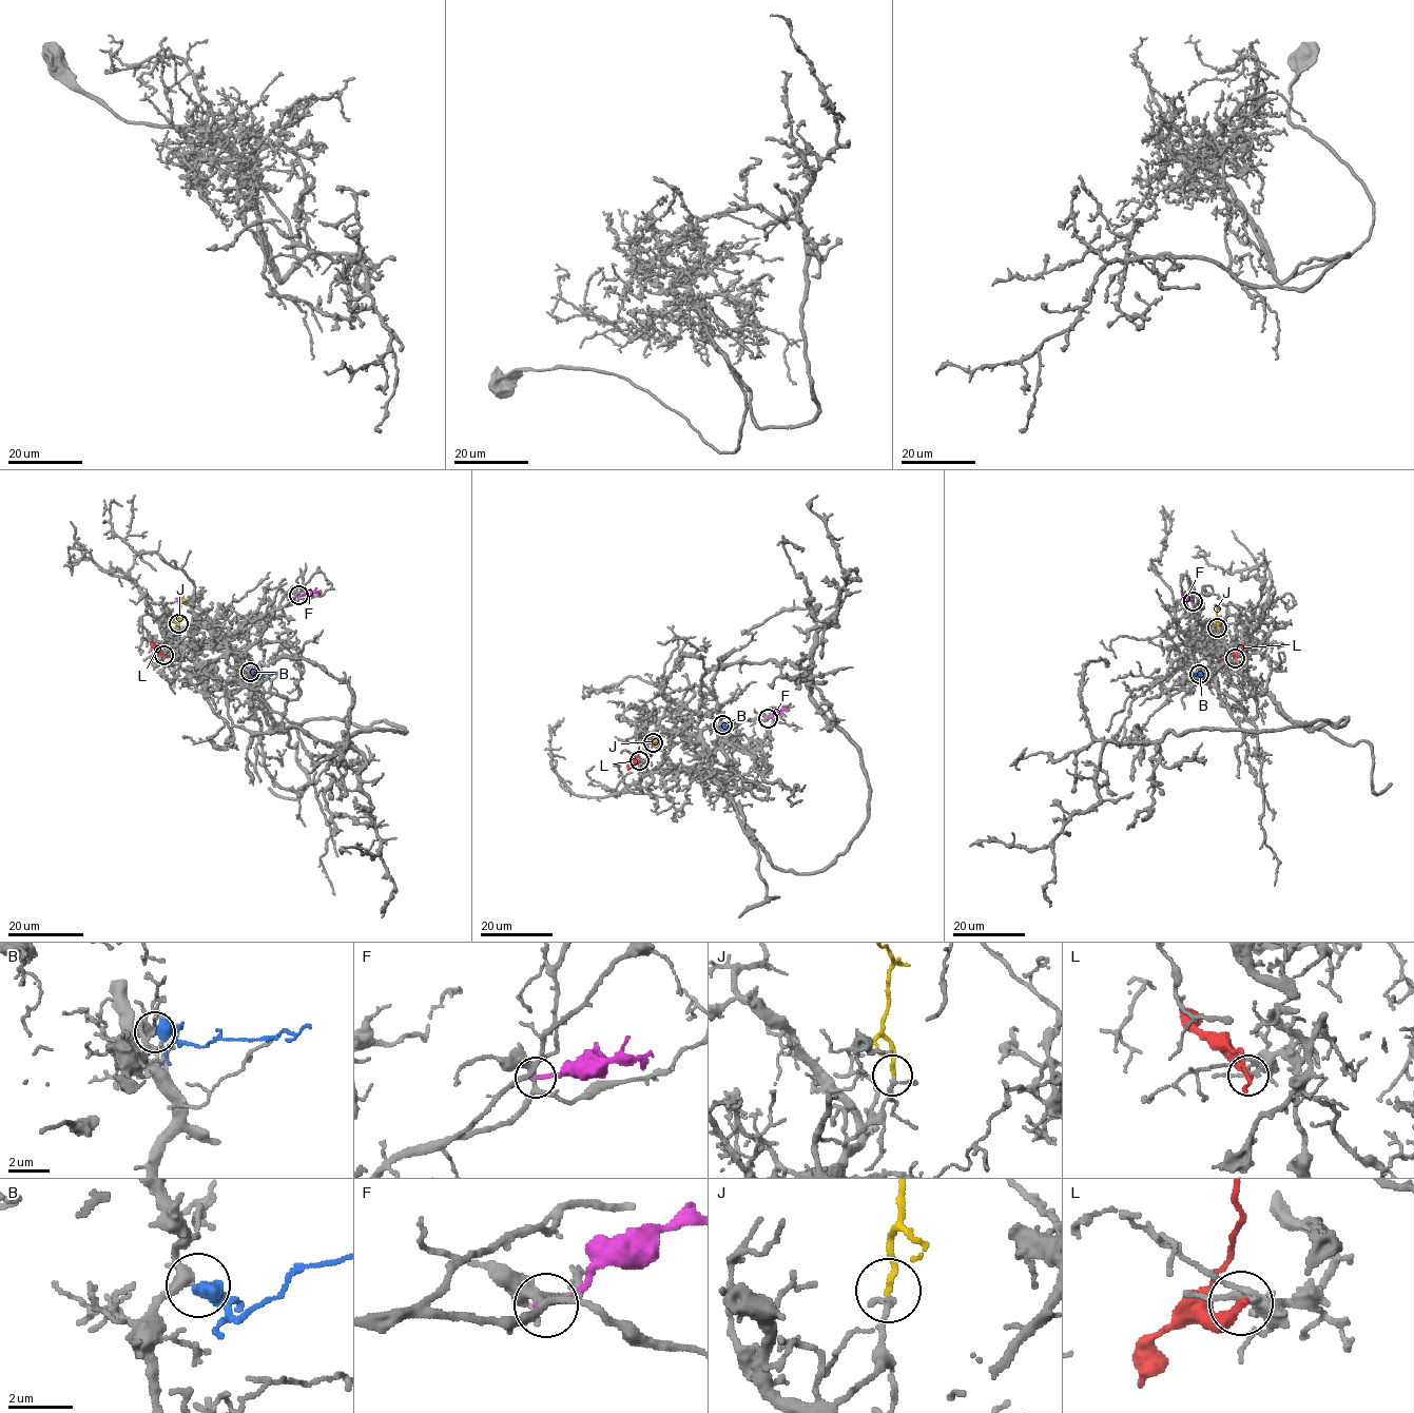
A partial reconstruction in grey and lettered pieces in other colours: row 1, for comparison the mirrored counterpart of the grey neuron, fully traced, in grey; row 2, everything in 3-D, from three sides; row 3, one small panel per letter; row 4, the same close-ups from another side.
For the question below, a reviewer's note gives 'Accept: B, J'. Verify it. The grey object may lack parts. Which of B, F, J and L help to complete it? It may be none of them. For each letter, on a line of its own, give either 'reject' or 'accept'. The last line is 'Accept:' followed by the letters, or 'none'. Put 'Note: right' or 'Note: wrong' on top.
Note: right
B: accept
F: reject
J: accept
L: reject
Accept: B, J

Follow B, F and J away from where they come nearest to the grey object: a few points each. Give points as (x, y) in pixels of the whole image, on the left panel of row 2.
B: (251, 672), (258, 675), (279, 671)
F: (299, 595), (321, 592)
J: (177, 623), (180, 603), (188, 599)

